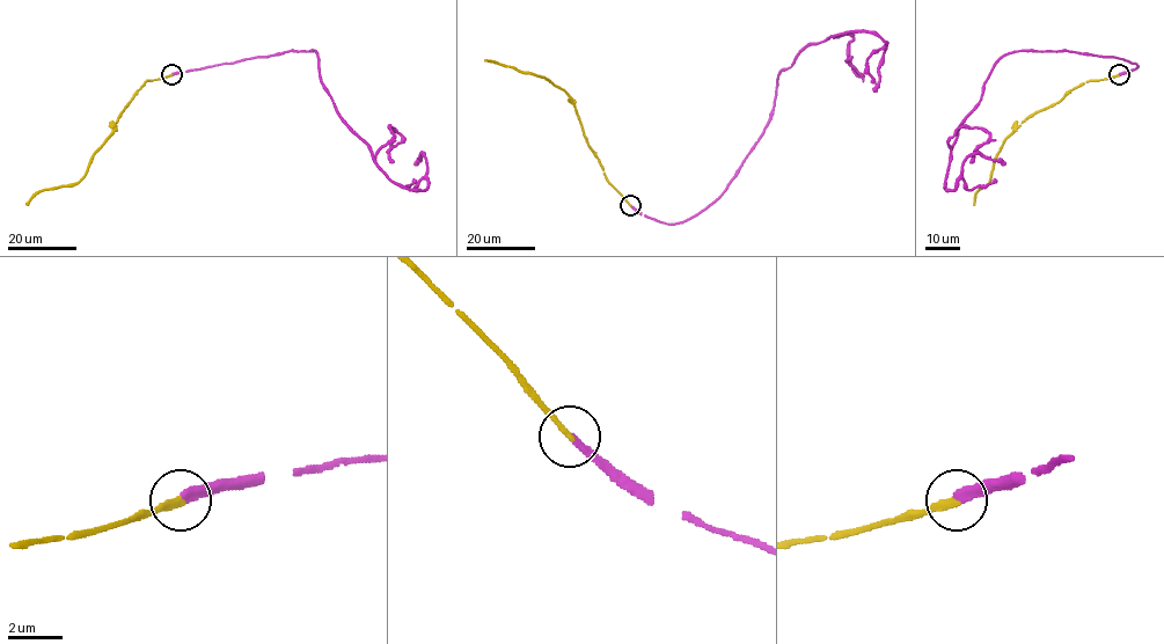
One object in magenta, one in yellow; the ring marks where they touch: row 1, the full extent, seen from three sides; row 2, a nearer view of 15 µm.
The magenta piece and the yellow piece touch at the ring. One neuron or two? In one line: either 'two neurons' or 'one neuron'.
one neuron

